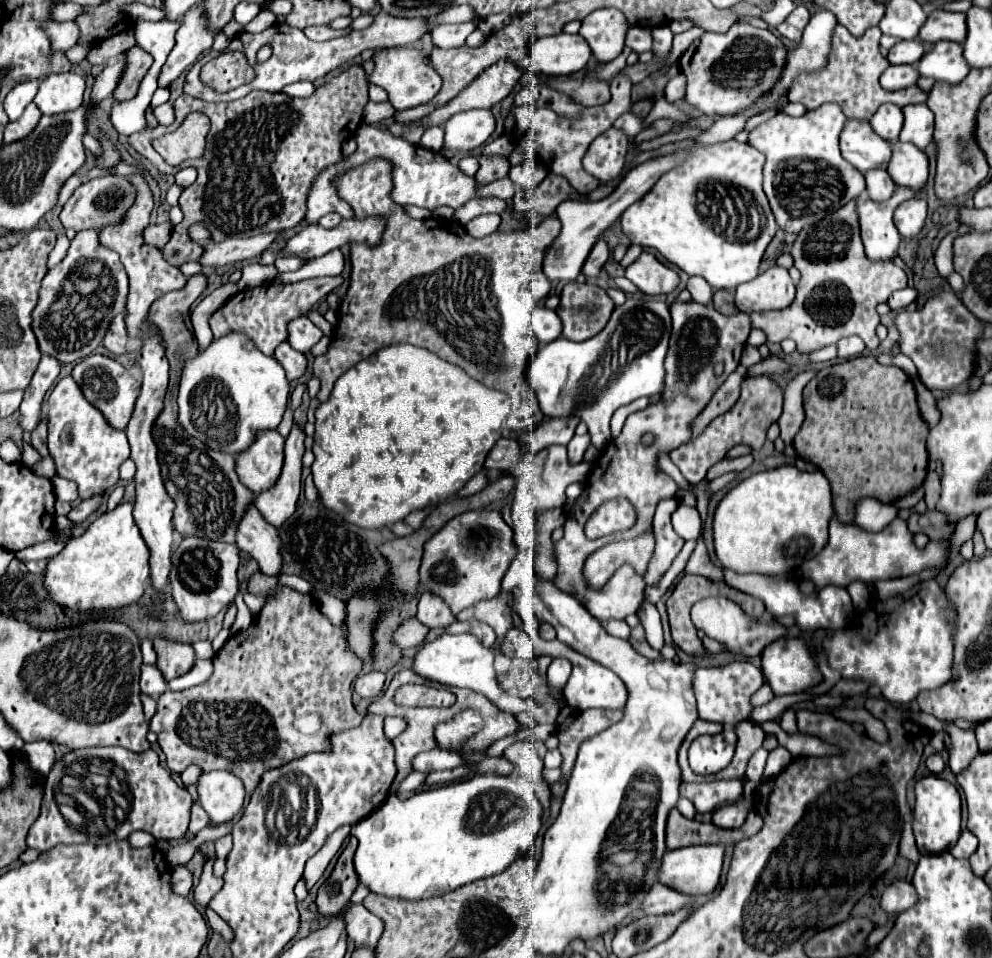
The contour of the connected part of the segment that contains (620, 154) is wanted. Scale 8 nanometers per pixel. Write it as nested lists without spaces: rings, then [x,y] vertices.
[[[607,129],[587,149],[583,157],[583,169],[603,183],[619,179],[625,167],[625,155],[629,149],[629,137],[621,129]]]

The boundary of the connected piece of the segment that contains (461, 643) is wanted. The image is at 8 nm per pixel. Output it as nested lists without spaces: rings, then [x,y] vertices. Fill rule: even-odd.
[[[441,635],[435,641],[423,643],[413,659],[413,671],[425,679],[437,681],[441,685],[453,685],[453,687],[469,687],[473,691],[483,693],[487,699],[491,699],[499,709],[505,709],[511,715],[519,715],[523,711],[529,711],[533,705],[533,699],[515,697],[509,691],[505,691],[499,681],[493,667],[495,651],[483,647],[477,637],[473,635]]]

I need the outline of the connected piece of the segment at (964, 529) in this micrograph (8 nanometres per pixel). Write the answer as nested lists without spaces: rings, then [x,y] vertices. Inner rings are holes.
[[[975,515],[959,521],[951,539],[951,553],[959,553],[959,547],[963,545],[963,541],[971,539],[973,533],[975,533]]]

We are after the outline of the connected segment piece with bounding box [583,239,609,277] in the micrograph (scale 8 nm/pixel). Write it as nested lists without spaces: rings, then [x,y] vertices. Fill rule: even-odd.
[[[599,239],[599,241],[595,243],[595,247],[591,249],[591,253],[589,253],[585,265],[583,265],[583,273],[589,275],[589,277],[597,275],[599,269],[605,265],[607,259],[609,259],[609,247],[607,247],[607,243],[605,243],[603,239]]]

